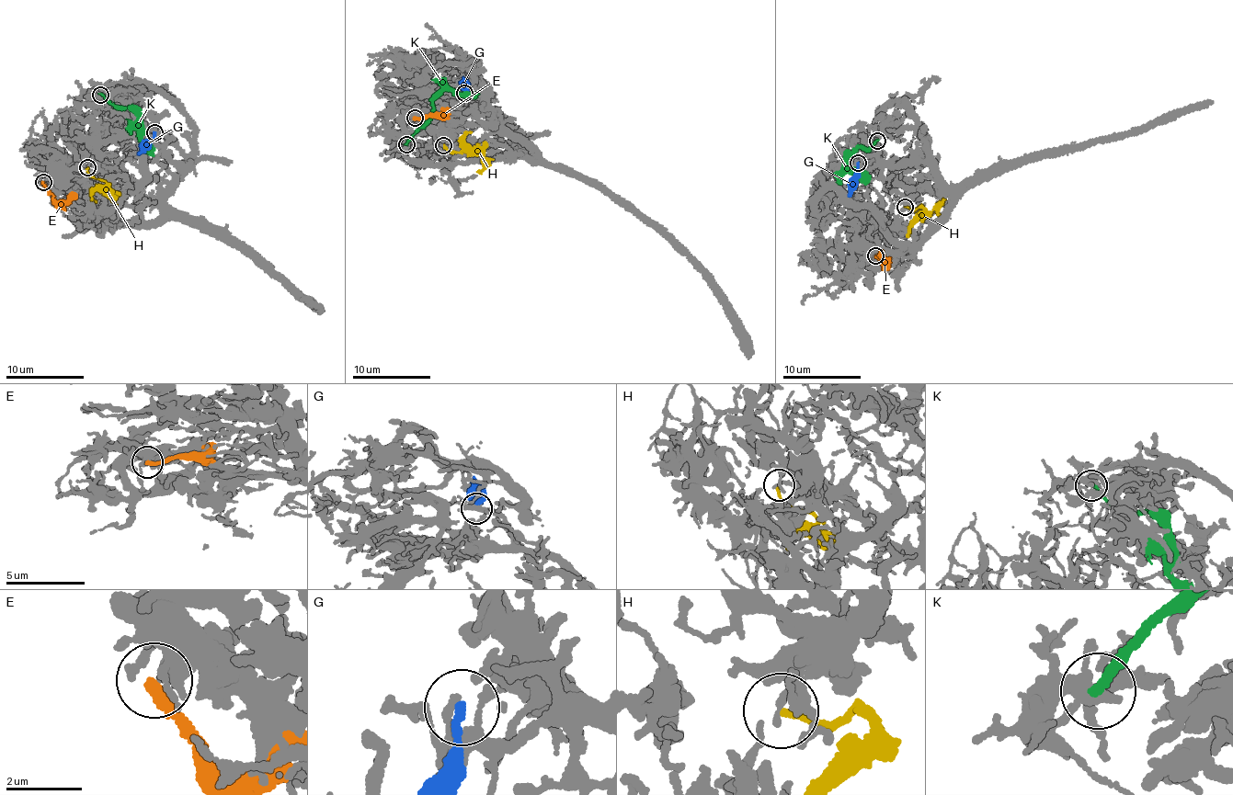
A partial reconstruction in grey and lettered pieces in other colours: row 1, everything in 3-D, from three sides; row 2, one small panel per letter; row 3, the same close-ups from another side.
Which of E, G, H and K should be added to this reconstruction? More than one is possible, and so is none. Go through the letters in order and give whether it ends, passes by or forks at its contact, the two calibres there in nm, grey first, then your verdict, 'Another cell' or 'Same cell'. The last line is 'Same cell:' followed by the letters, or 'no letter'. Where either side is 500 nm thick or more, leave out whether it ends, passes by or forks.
E: It ends there. Thickness 300 nm (grey) against 280 nm. Another cell
G: It ends there. Thickness 220 nm (grey) against 220 nm. Another cell
H: It ends there. Thickness 200 nm (grey) against 180 nm. Another cell
K: It ends there. Thickness 340 nm (grey) against 260 nm. Another cell
Same cell: no letter

